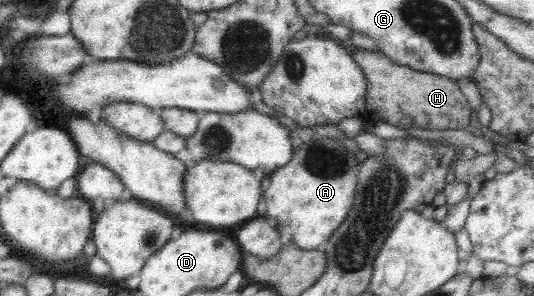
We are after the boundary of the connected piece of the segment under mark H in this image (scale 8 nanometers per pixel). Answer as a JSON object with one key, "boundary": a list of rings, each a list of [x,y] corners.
{"boundary":[[[350,48],[357,65],[361,67],[367,78],[366,111],[373,115],[385,115],[381,119],[395,123],[401,127],[421,127],[421,129],[468,129],[470,114],[472,113],[467,98],[459,90],[456,80],[440,75],[413,71],[409,67],[401,67],[393,63],[385,54],[377,51],[367,51]]]}

